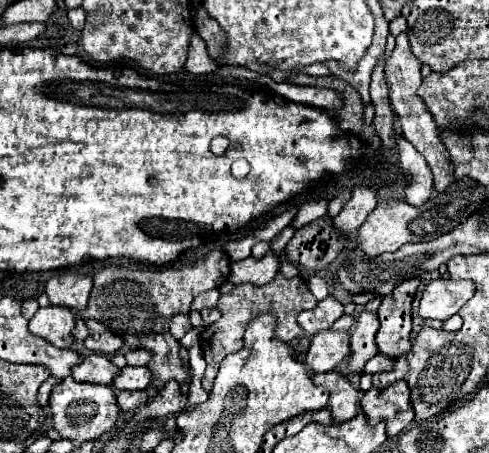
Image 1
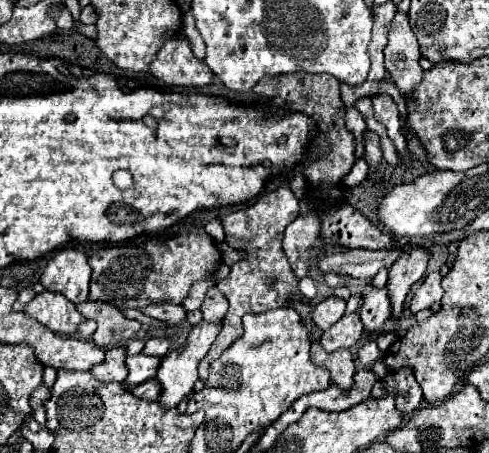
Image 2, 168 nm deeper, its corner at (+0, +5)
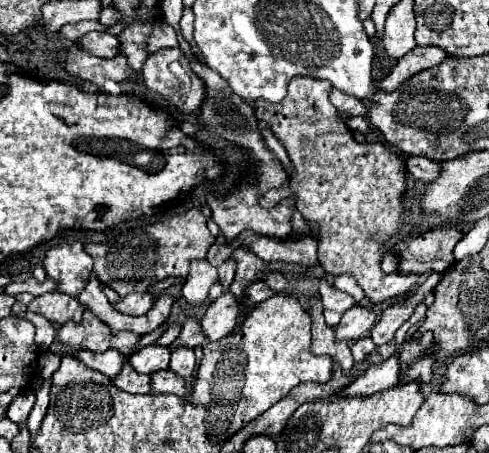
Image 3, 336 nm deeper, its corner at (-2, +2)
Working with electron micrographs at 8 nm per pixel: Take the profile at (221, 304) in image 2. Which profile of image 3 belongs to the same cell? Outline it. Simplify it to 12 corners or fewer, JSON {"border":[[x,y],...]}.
{"border":[[232,258],[218,266],[218,278],[224,292],[236,276]]}

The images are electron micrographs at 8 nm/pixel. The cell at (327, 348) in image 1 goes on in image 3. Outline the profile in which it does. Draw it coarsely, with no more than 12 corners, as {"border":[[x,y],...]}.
{"border":[[356,304],[336,326],[336,340],[354,342],[376,324],[372,308]]}

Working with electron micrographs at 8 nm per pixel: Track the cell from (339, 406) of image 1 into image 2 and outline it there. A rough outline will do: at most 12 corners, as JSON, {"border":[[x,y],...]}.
{"border":[[312,343],[312,363],[330,371],[342,391],[352,387],[354,357],[350,351],[326,353]]}

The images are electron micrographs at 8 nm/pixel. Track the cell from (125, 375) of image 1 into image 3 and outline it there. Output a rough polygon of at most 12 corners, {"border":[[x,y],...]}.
{"border":[[144,346],[128,358],[140,374],[166,370],[170,348]]}

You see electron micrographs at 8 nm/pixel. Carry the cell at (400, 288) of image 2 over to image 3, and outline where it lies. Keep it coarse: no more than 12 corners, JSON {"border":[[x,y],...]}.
{"border":[[438,226],[396,244],[398,272],[444,272],[462,230]]}

